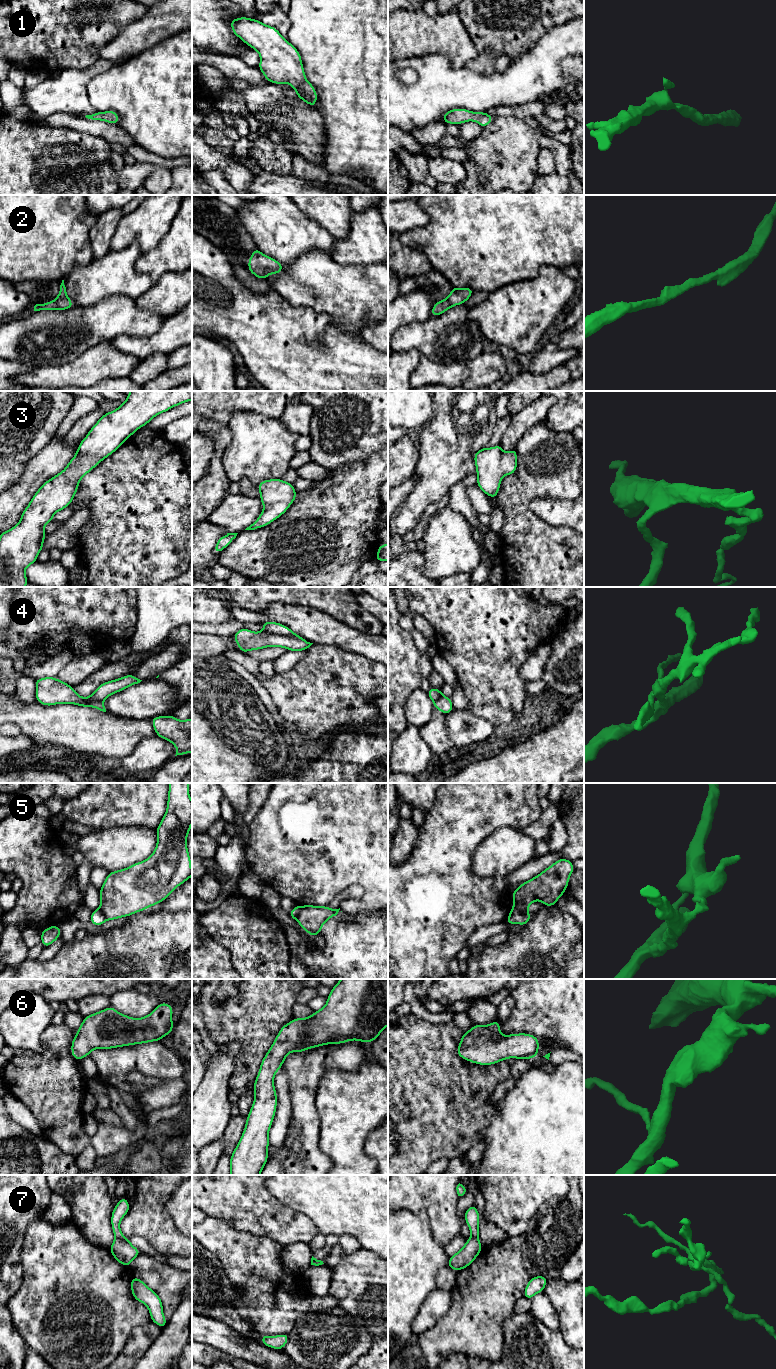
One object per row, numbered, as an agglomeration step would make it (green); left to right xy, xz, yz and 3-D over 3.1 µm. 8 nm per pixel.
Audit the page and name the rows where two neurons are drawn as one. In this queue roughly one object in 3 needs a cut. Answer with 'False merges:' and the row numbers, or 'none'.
False merges: 4, 5, 7

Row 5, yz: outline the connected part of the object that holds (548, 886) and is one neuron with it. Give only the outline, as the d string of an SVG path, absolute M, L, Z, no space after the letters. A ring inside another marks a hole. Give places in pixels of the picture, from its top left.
M565 858L558 859L540 874L516 888L512 893L512 909L528 914L529 905L537 900L544 906L554 906L567 889L569 877L574 869L572 861Z

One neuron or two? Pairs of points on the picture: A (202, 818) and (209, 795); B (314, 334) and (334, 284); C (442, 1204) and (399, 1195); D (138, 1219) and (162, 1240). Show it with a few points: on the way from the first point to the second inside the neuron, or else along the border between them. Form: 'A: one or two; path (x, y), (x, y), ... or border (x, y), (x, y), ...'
A: one; path (202, 812), (203, 801)
B: two; border (300, 305), (317, 312), (325, 312), (339, 329)
C: one; path (431, 1195), (410, 1195)
D: one; path (144, 1222), (156, 1234)

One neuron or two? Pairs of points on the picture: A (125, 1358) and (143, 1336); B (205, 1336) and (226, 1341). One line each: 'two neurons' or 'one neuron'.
A: one neuron
B: one neuron

